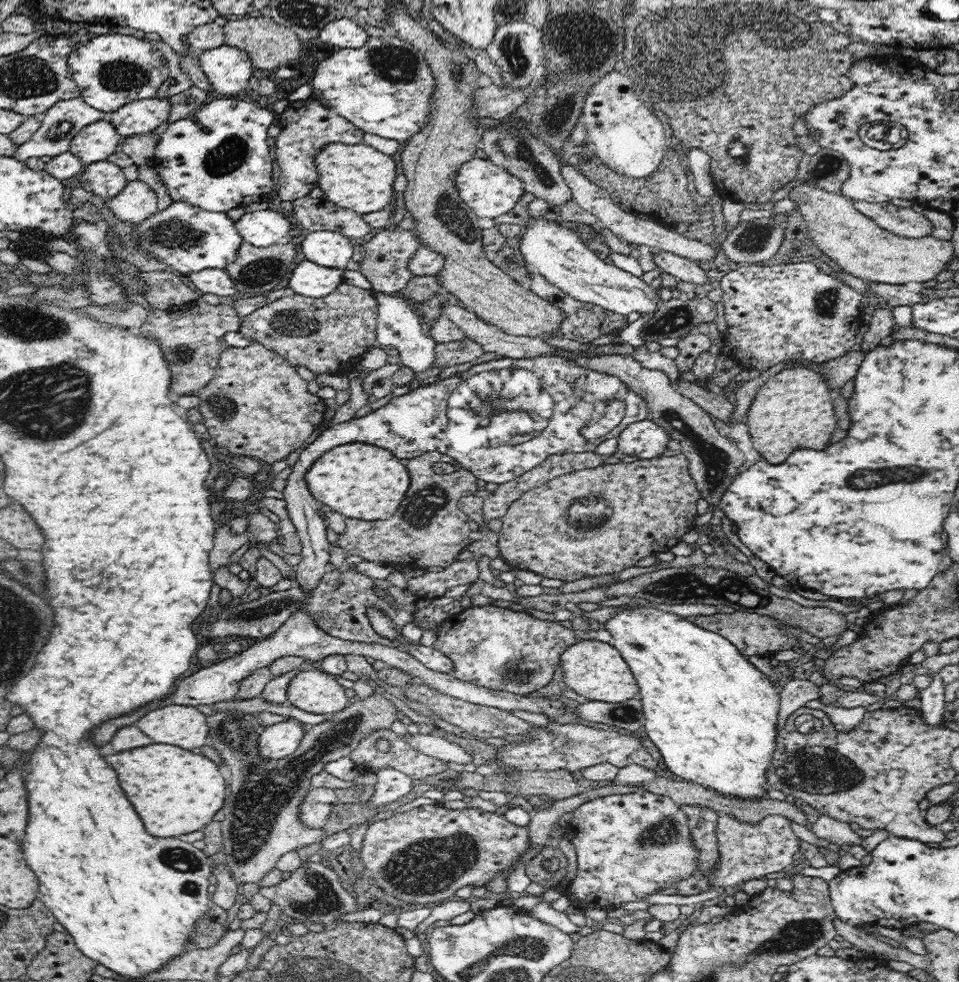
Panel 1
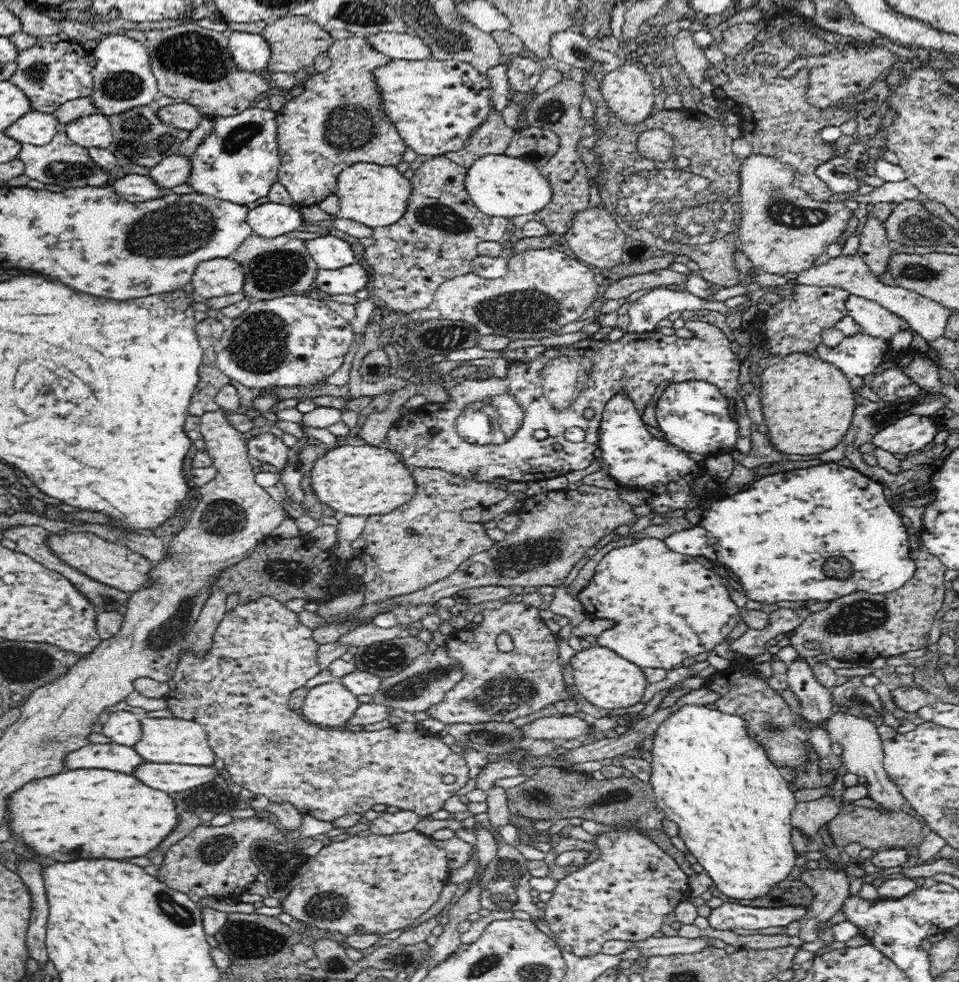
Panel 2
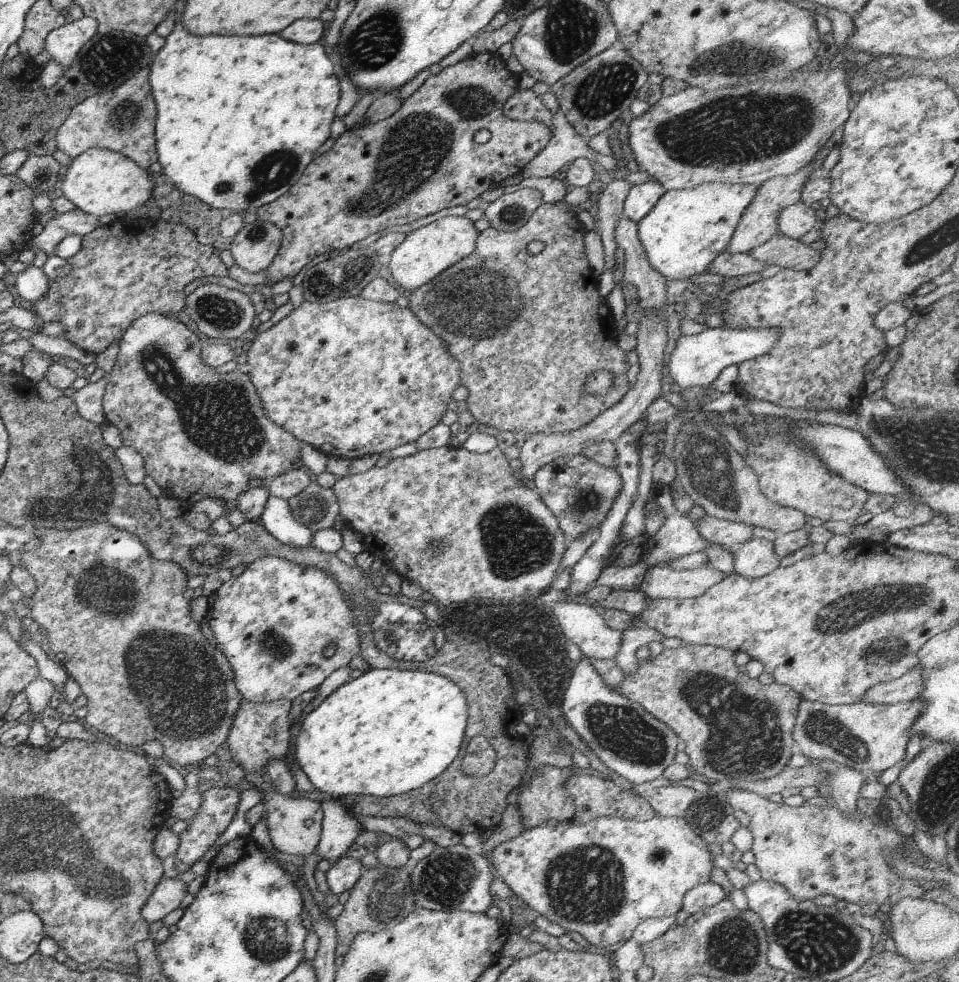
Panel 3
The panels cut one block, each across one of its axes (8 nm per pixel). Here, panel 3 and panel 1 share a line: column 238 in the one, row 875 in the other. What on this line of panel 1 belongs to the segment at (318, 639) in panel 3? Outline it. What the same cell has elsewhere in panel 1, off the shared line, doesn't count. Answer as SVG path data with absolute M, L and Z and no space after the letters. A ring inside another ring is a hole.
M637 790L585 802L573 810L566 831L564 837L574 844L578 872L570 885L563 887L563 891L582 912L588 906L610 909L624 903L642 902L647 896L676 887L698 871L699 852L691 841L687 814L671 798L652 794L650 791Z

